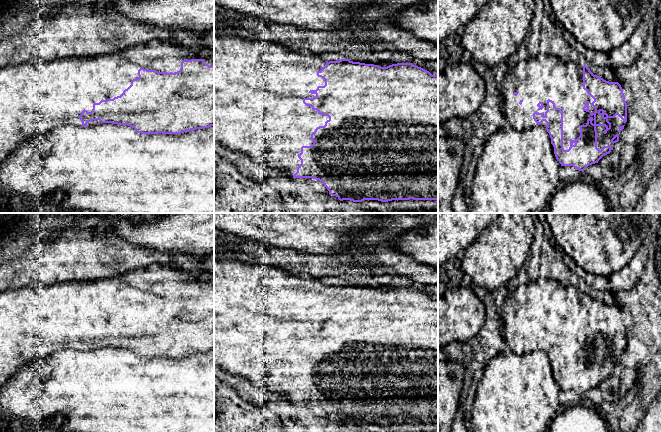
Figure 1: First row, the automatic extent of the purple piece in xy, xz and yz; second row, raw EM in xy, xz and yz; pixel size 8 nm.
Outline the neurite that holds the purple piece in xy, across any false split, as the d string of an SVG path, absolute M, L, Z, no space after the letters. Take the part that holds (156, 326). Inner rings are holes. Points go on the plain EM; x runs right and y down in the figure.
M155 263L112 277L91 280L74 279L49 286L10 288L0 292L0 386L12 378L24 365L31 362L42 362L54 352L68 349L90 351L101 347L127 349L141 358L181 358L186 355L214 350L214 270L196 269L195 272L190 272L184 270L182 266Z

